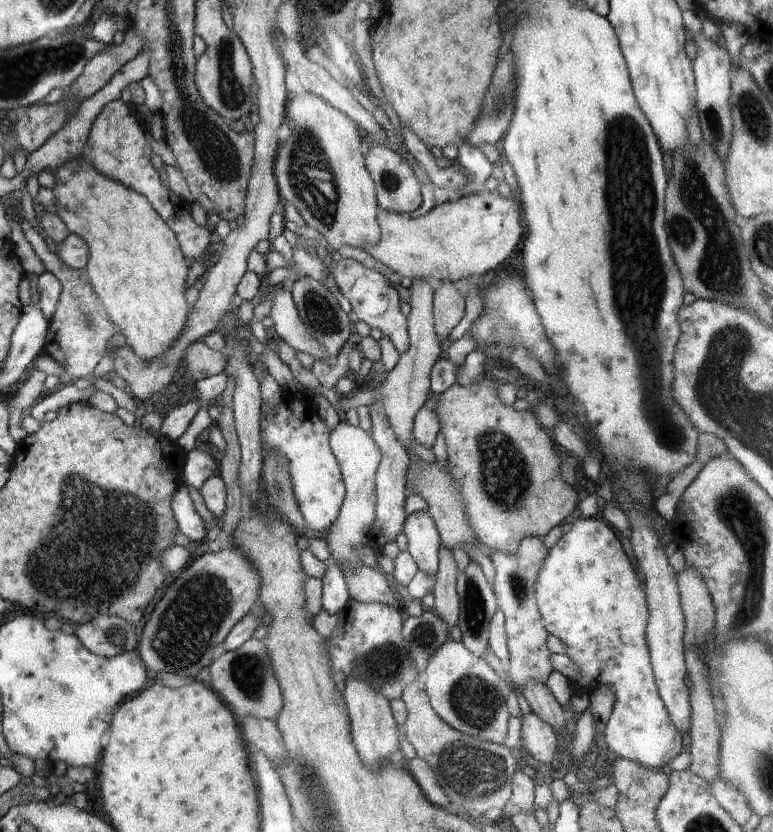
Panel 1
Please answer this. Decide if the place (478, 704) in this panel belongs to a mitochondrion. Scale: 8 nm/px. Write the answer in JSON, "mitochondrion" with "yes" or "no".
{"mitochondrion":"yes"}

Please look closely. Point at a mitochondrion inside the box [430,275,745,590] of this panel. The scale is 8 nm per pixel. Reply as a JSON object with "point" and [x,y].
{"point":[506,479]}

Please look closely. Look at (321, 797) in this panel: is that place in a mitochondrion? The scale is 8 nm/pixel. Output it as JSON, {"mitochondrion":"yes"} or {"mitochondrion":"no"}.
{"mitochondrion":"yes"}

